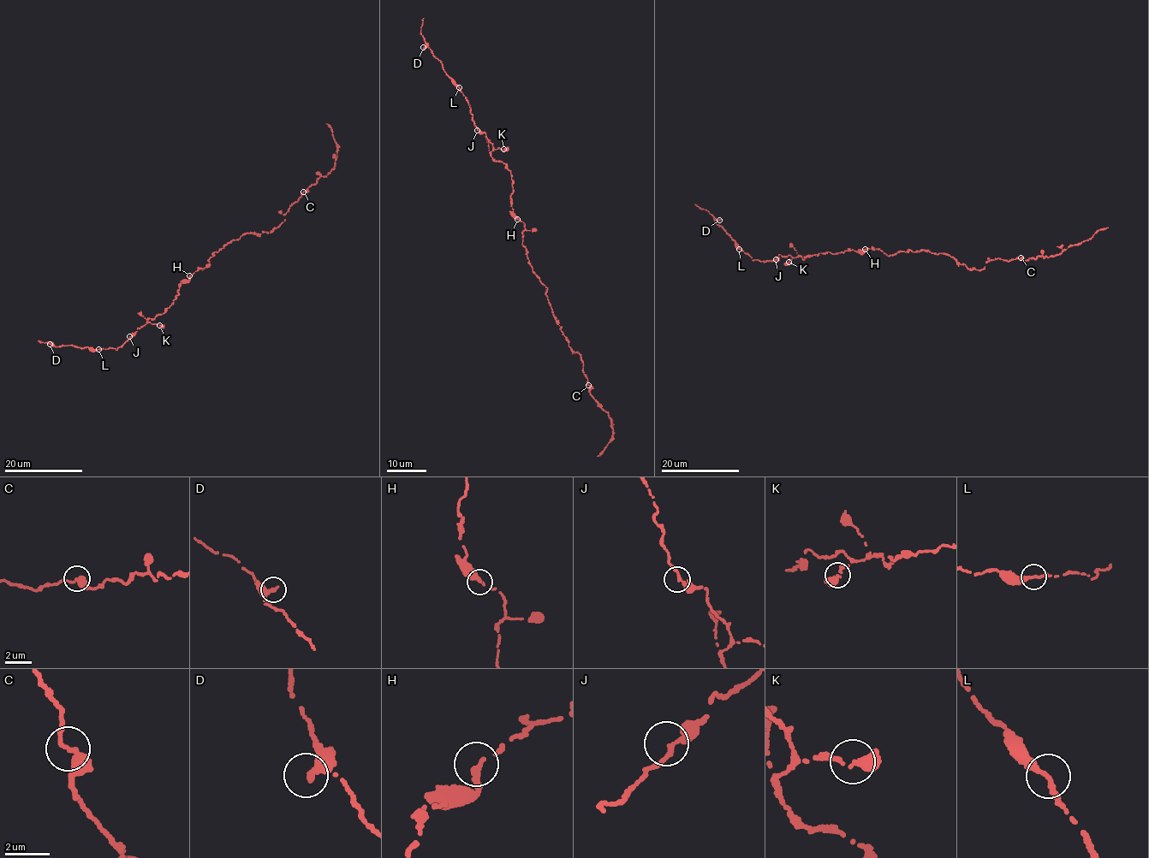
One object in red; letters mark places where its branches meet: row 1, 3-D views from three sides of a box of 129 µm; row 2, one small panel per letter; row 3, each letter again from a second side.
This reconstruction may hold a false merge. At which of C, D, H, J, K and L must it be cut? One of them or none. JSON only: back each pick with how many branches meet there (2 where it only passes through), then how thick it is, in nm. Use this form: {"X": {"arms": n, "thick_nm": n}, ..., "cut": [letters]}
{"cut": []}

